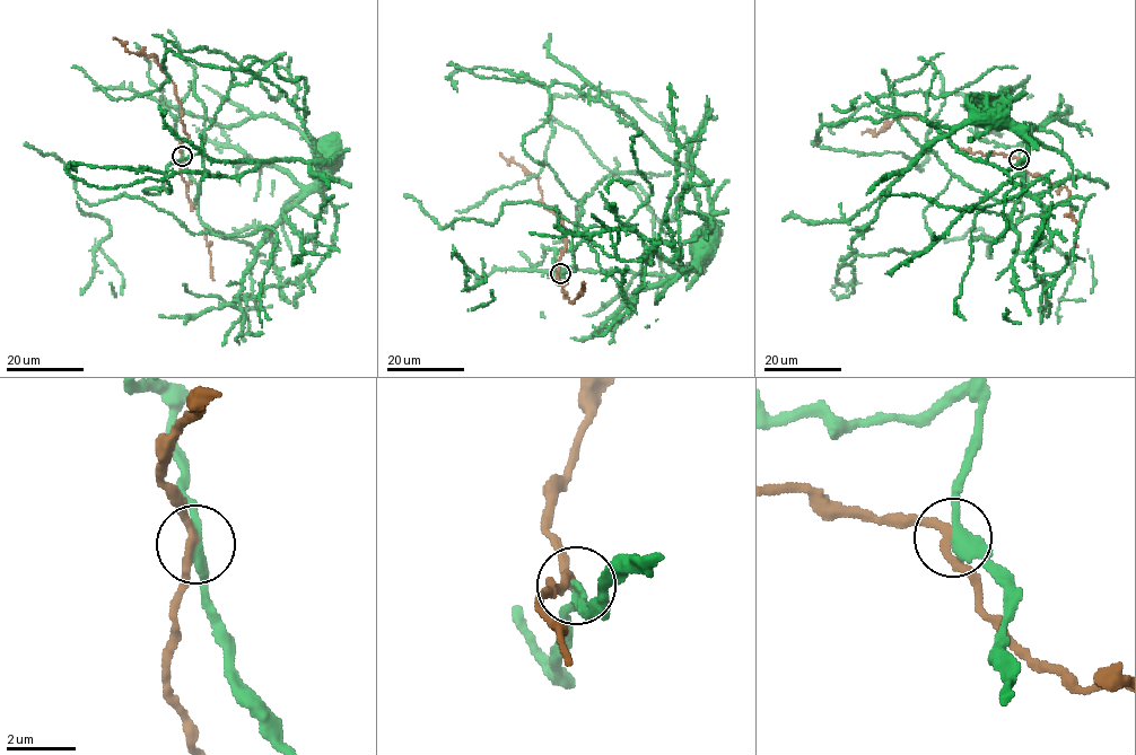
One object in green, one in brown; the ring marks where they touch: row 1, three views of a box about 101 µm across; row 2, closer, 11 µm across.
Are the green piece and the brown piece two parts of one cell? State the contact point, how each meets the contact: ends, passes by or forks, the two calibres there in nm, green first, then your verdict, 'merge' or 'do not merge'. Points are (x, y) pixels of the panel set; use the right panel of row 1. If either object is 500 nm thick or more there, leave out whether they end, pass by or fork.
at (1019, 159); green passes by; brown passes by; 320 nm thick on the green side, 220 nm on the other; do not merge

